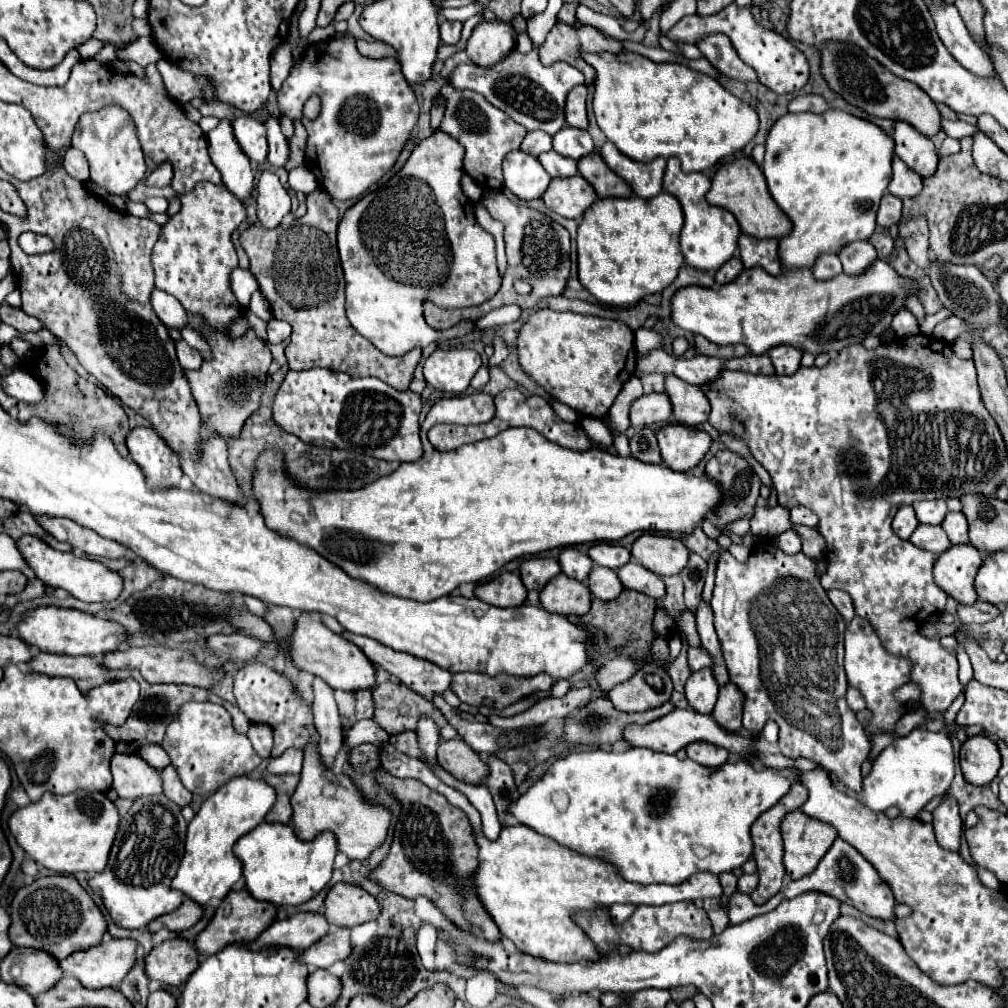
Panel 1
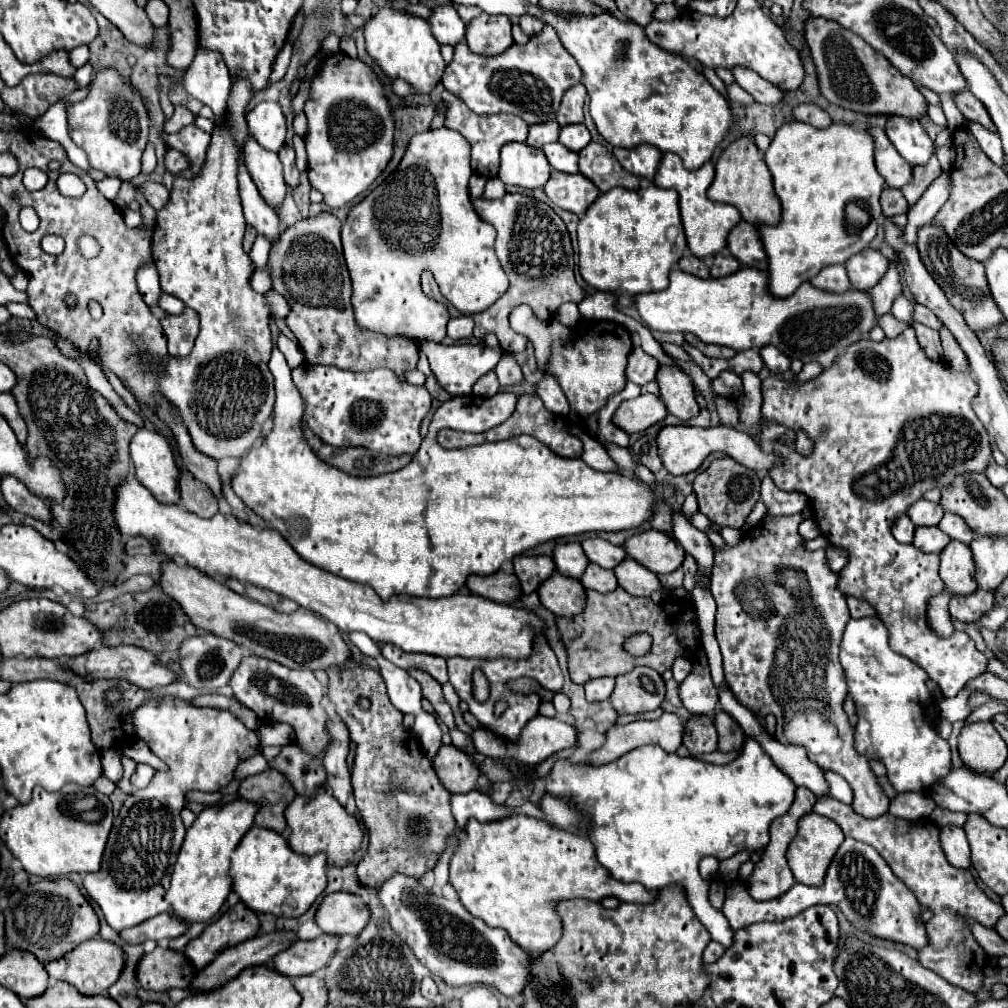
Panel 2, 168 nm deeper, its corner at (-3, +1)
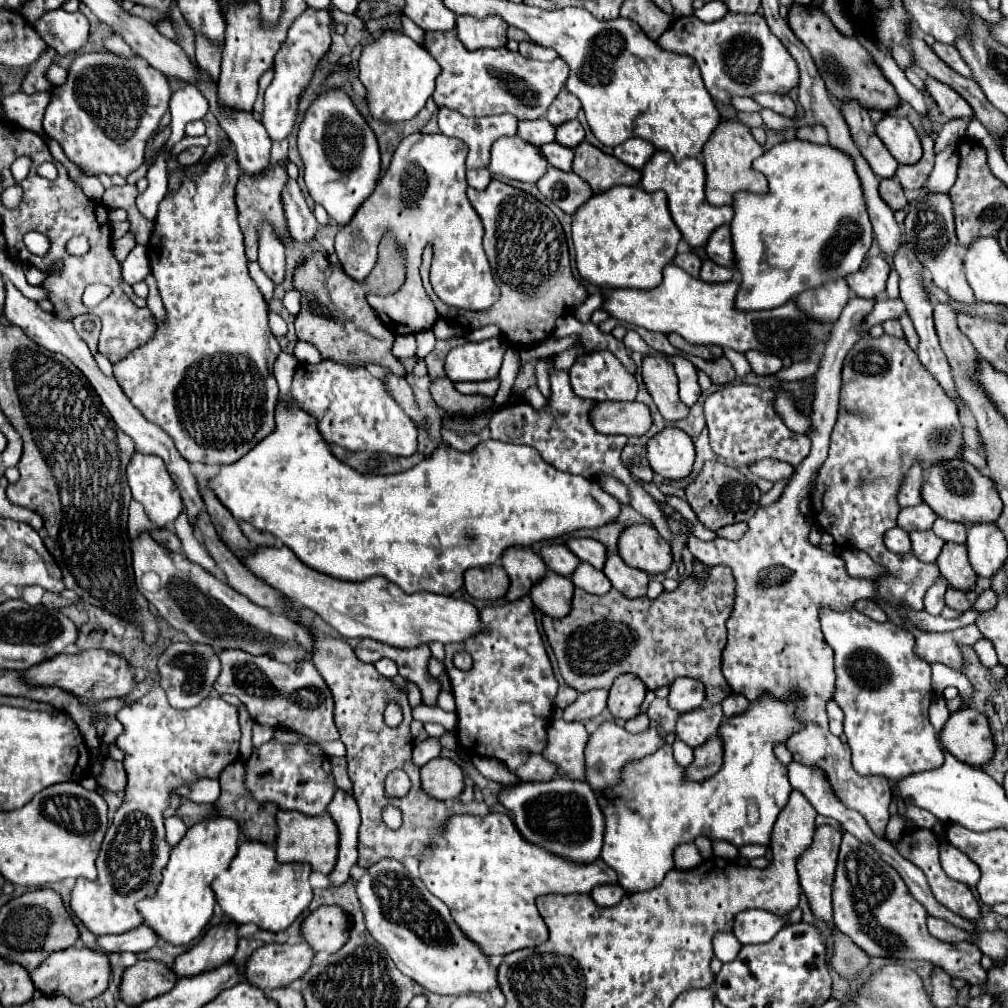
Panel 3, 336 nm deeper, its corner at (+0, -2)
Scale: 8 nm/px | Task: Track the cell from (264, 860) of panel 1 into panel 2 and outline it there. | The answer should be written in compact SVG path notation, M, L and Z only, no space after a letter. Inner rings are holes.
M253 825L237 845L229 873L233 877L233 891L251 911L271 913L275 917L301 917L325 891L325 867L325 853L315 857L297 855L289 849L287 841L279 833Z

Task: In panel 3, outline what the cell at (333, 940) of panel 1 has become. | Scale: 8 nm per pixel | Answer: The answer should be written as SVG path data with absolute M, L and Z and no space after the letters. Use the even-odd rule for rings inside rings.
M308 942L300 944L264 944L246 962L246 980L262 990L284 988L302 978L316 952Z

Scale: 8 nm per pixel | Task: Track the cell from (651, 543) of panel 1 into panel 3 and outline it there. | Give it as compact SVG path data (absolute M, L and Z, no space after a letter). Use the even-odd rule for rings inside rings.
M652 524L628 526L618 538L618 554L628 566L648 574L662 574L672 564L672 548Z

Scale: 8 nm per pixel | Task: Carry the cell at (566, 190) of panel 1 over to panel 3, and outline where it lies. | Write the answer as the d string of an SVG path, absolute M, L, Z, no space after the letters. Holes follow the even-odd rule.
M548 168L548 172L536 184L550 202L568 214L574 214L594 194L592 188L580 180L580 176L574 172L560 172L558 168Z

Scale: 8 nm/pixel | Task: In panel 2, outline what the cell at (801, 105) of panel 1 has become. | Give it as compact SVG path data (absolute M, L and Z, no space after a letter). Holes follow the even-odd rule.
M803 103L803 105L797 105L795 111L793 111L793 117L797 121L803 121L803 123L809 123L817 129L825 129L831 125L831 117L819 109L817 105L811 105L811 103Z

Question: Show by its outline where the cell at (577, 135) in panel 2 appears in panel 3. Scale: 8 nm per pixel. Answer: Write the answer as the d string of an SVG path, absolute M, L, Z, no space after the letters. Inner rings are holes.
M578 120L564 122L556 128L556 142L568 148L576 148L584 140L584 128Z

